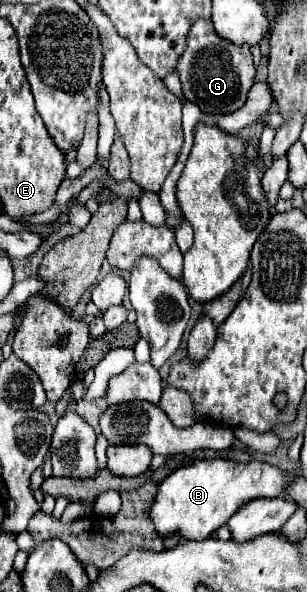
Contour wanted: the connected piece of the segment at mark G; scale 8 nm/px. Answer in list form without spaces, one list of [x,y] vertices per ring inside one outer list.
[[[198,18],[186,36],[186,48],[178,58],[176,74],[180,76],[186,100],[196,102],[204,114],[230,114],[246,104],[256,70],[252,64],[250,46],[236,46],[228,40],[222,40],[214,32],[210,20]]]

